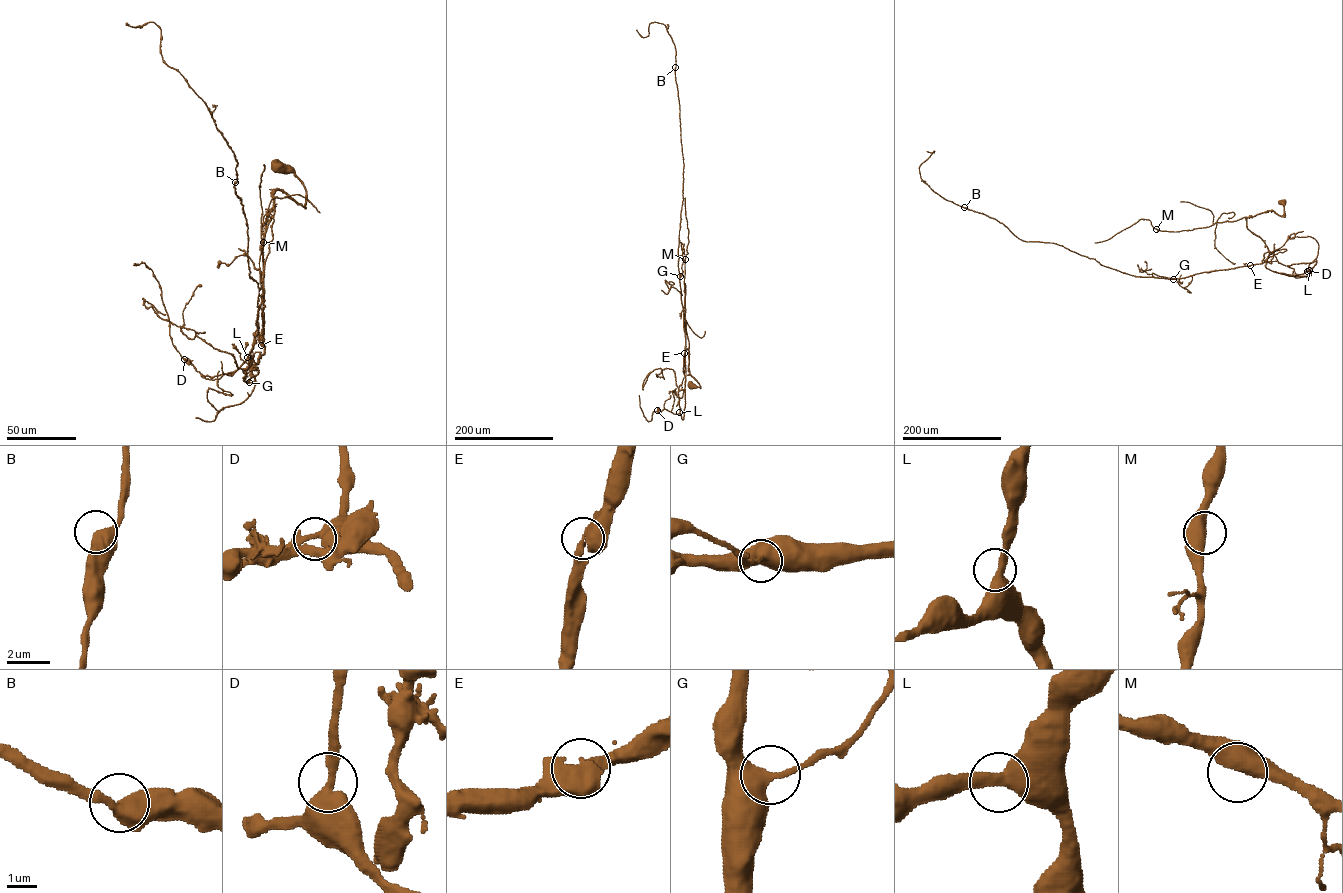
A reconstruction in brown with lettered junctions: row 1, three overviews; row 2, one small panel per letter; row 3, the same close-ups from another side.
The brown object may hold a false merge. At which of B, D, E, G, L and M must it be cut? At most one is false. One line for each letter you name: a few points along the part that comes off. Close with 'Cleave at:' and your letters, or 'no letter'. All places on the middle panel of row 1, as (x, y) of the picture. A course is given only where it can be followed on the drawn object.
Cleave at: no letter

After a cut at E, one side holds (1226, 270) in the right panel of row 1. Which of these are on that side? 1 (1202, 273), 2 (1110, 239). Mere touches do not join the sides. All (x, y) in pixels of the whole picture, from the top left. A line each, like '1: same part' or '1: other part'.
1: same part
2: other part

